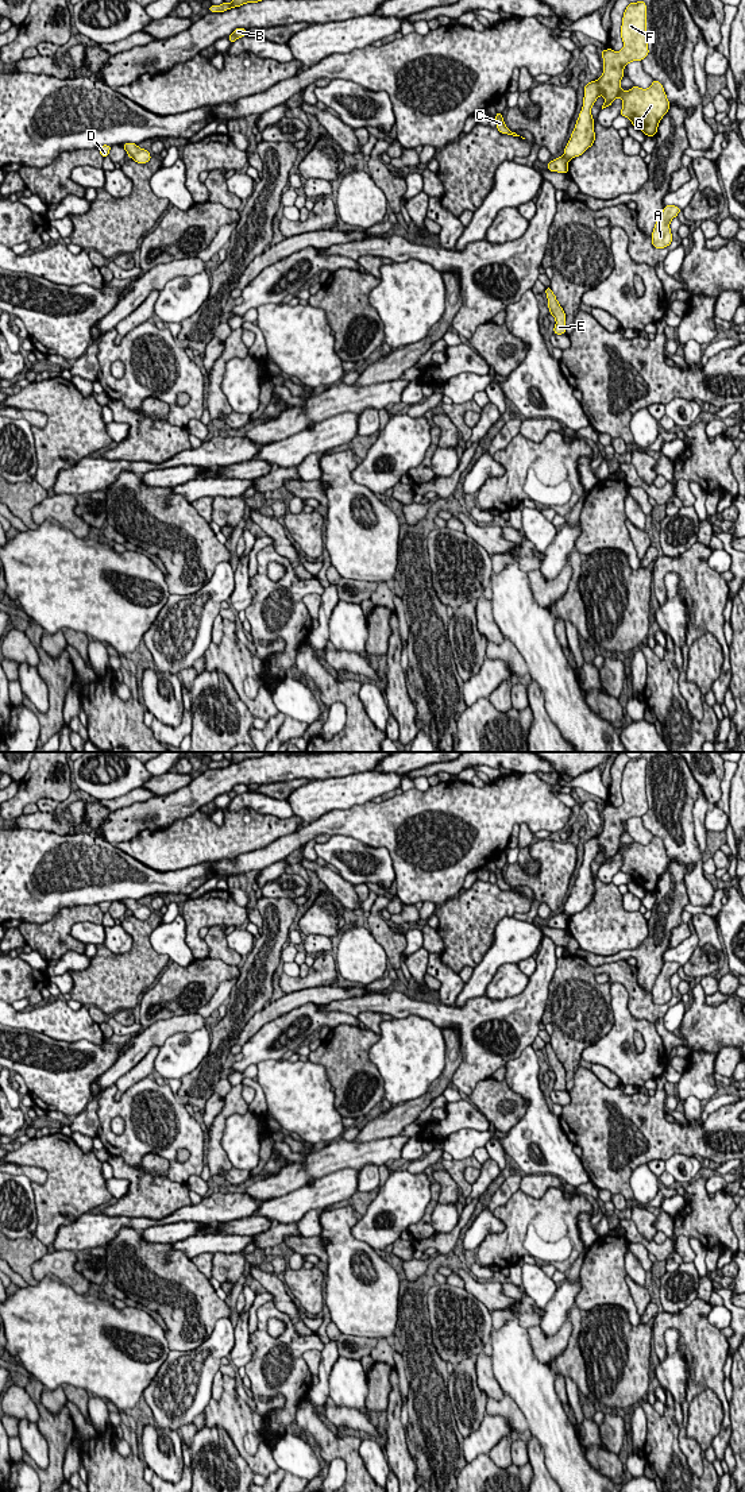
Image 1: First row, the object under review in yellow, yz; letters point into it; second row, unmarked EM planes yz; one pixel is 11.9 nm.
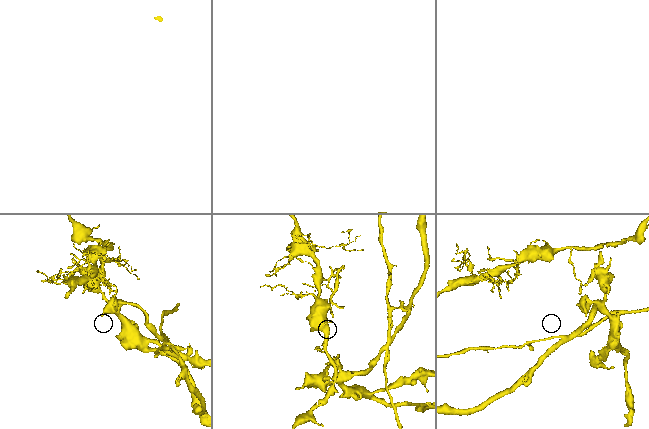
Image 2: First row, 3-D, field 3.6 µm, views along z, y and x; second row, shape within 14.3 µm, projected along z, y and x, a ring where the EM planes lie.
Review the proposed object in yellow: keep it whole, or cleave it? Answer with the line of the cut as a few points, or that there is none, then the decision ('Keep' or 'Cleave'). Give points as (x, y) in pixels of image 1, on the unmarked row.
Split along yz (563, 912), (568, 916). Cleave

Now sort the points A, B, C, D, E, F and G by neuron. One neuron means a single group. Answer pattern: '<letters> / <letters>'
A E F G / B C D

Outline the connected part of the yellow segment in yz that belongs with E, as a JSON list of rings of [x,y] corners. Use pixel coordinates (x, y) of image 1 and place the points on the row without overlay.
[[[545,1044],[547,1055],[548,1055],[548,1064],[549,1069],[555,1073],[556,1080],[553,1084],[553,1090],[563,1091],[565,1090],[565,1069],[560,1063],[556,1052],[553,1050],[551,1044]]]

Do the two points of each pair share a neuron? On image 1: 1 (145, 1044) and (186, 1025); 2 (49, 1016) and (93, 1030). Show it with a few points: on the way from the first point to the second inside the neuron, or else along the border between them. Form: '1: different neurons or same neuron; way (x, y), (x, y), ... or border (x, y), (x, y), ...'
1: same neuron; way (155, 1034), (162, 1029), (176, 1025)
2: same neuron; way (60, 1022), (83, 1026)

